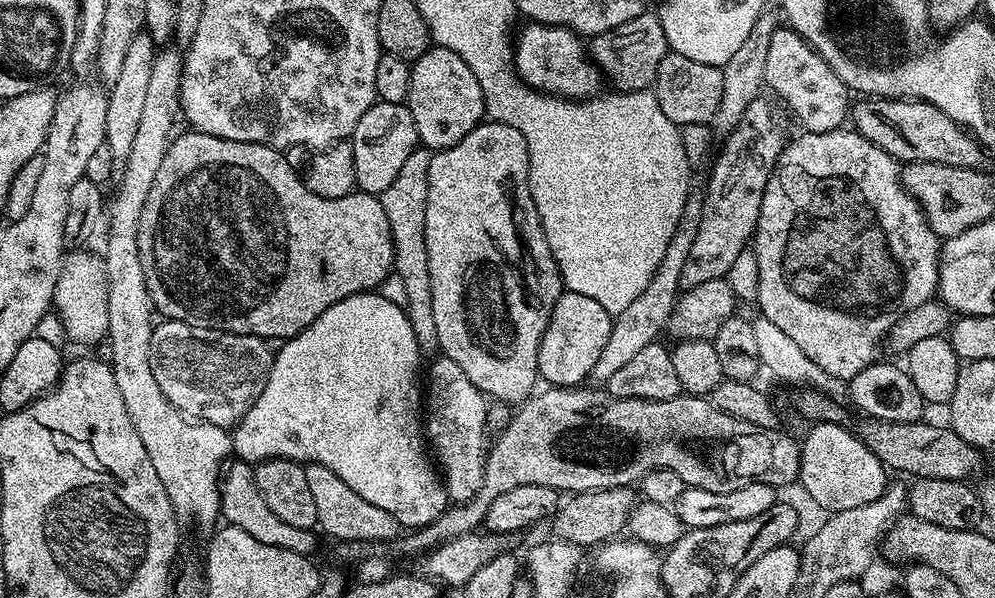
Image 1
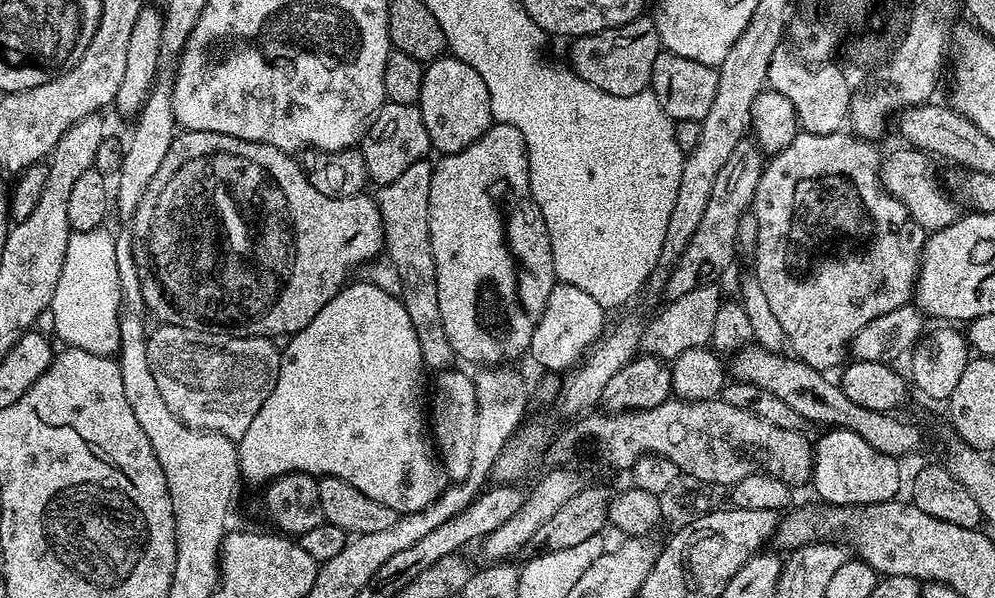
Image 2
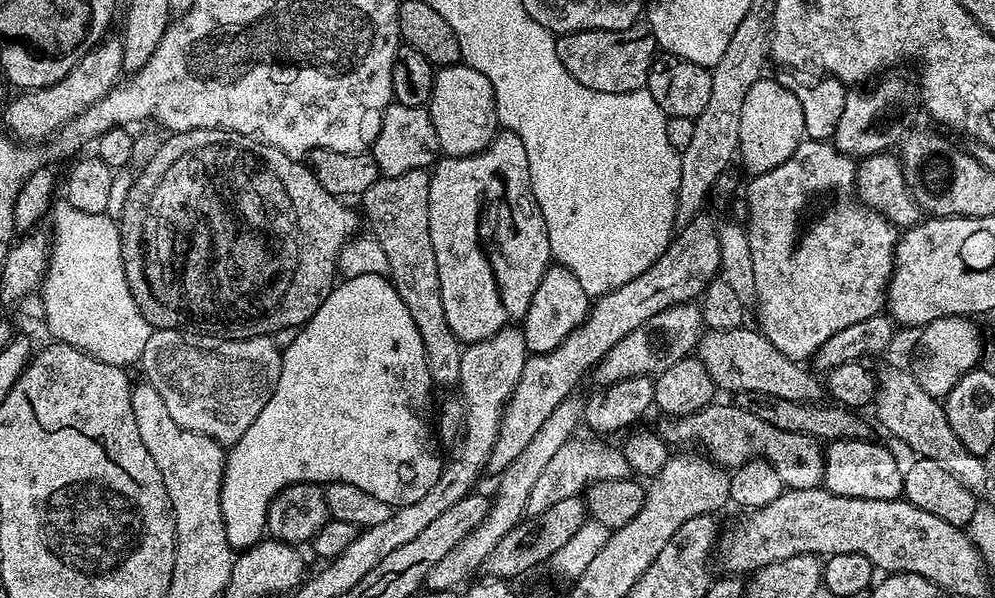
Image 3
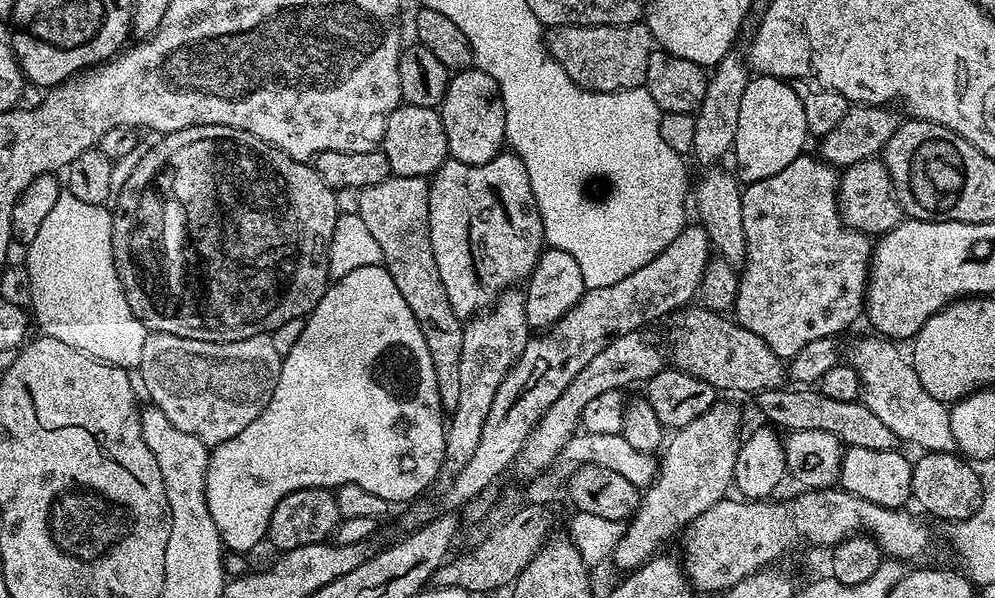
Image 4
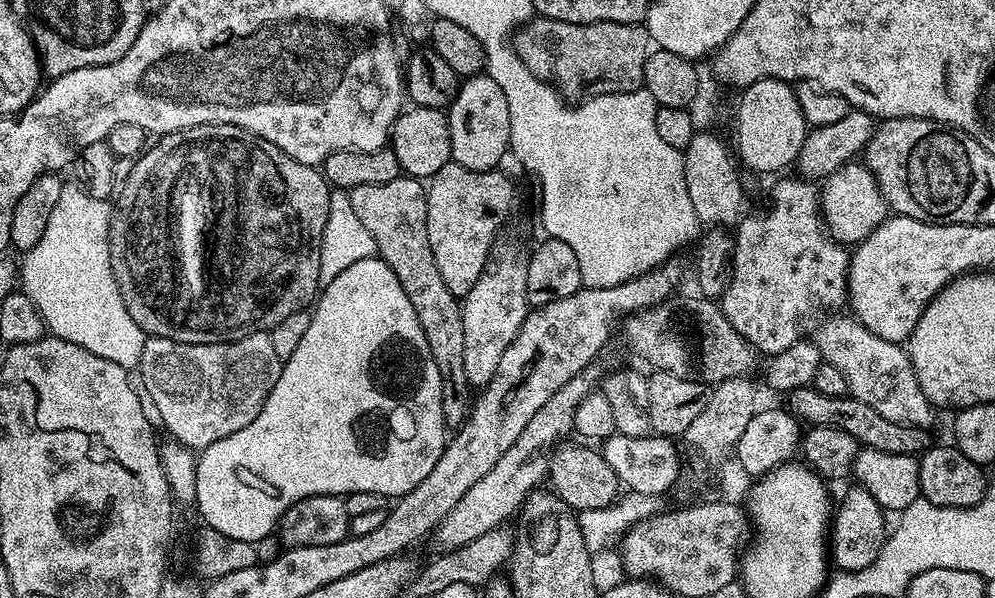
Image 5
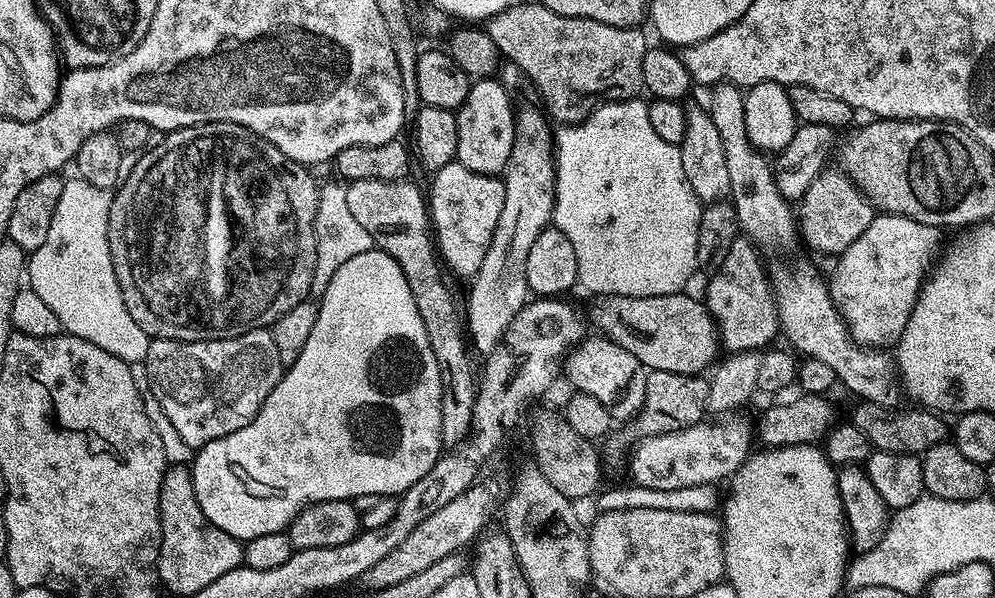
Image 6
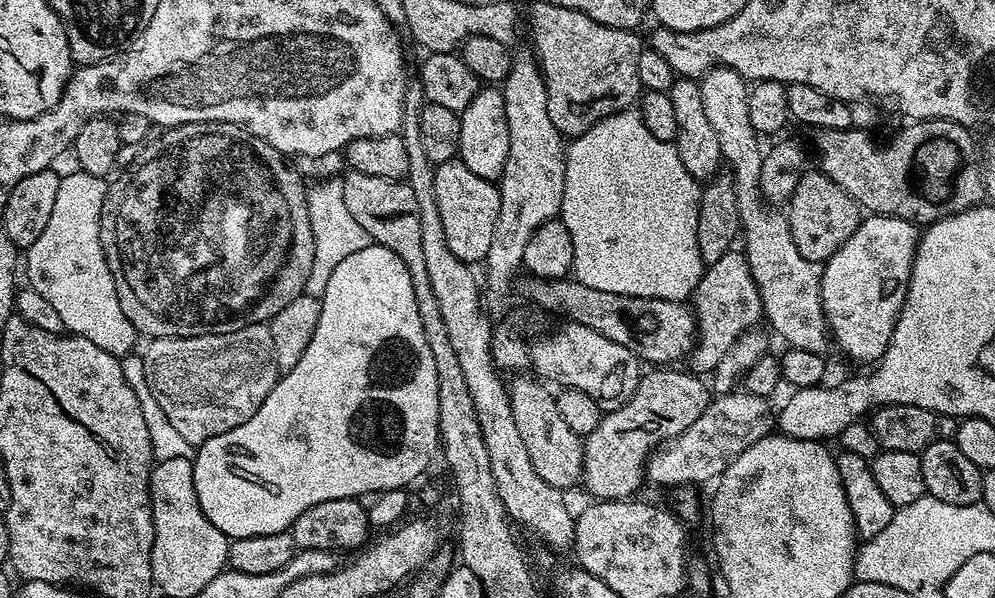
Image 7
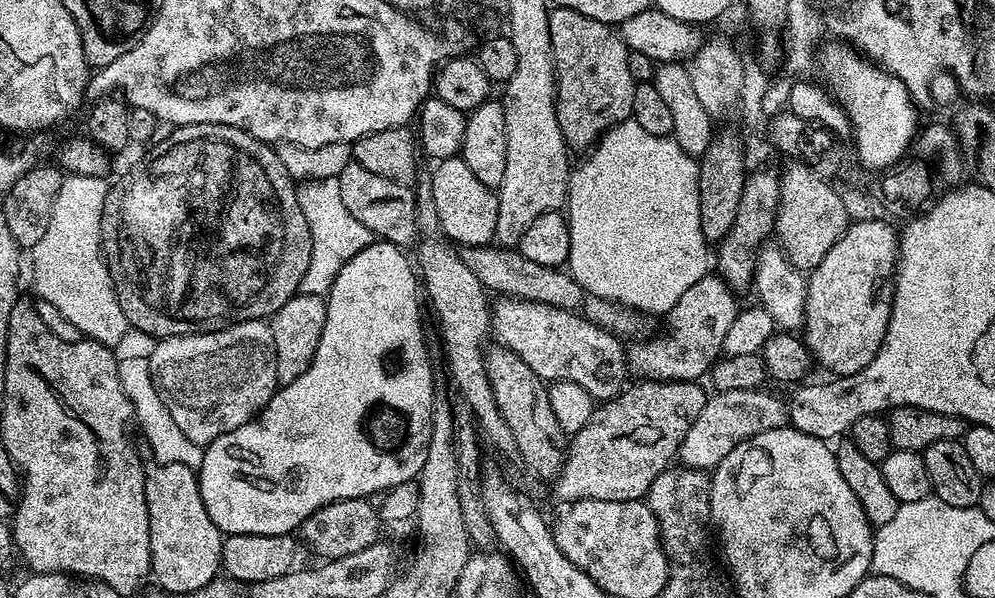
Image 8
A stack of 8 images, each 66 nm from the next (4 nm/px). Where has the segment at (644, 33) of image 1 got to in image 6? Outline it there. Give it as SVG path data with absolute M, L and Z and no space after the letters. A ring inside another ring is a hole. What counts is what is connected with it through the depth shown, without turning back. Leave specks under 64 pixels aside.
M521 2L518 6L507 8L498 13L487 21L486 31L490 38L494 40L494 44L500 52L501 57L509 64L515 64L517 69L529 80L538 91L544 95L543 109L547 115L557 121L560 126L567 126L570 124L579 124L587 118L592 109L610 100L630 100L641 95L644 83L642 82L642 58L646 58L650 47L650 41L640 33L639 27L635 28L619 28L618 26L606 26L606 22L594 22L590 18L570 18L566 14L554 14L554 10L546 10L546 6L542 6L539 2Z

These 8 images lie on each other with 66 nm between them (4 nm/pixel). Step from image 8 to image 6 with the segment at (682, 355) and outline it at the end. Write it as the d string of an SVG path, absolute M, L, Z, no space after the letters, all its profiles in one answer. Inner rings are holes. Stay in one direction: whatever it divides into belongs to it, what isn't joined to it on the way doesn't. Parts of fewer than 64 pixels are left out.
M736 239L734 246L730 246L730 254L726 254L713 275L717 276L708 284L708 312L718 325L721 345L728 348L729 353L767 349L773 343L771 340L780 332L774 289L769 273L764 273L764 268L760 265L759 254L761 255L757 245L751 240Z

